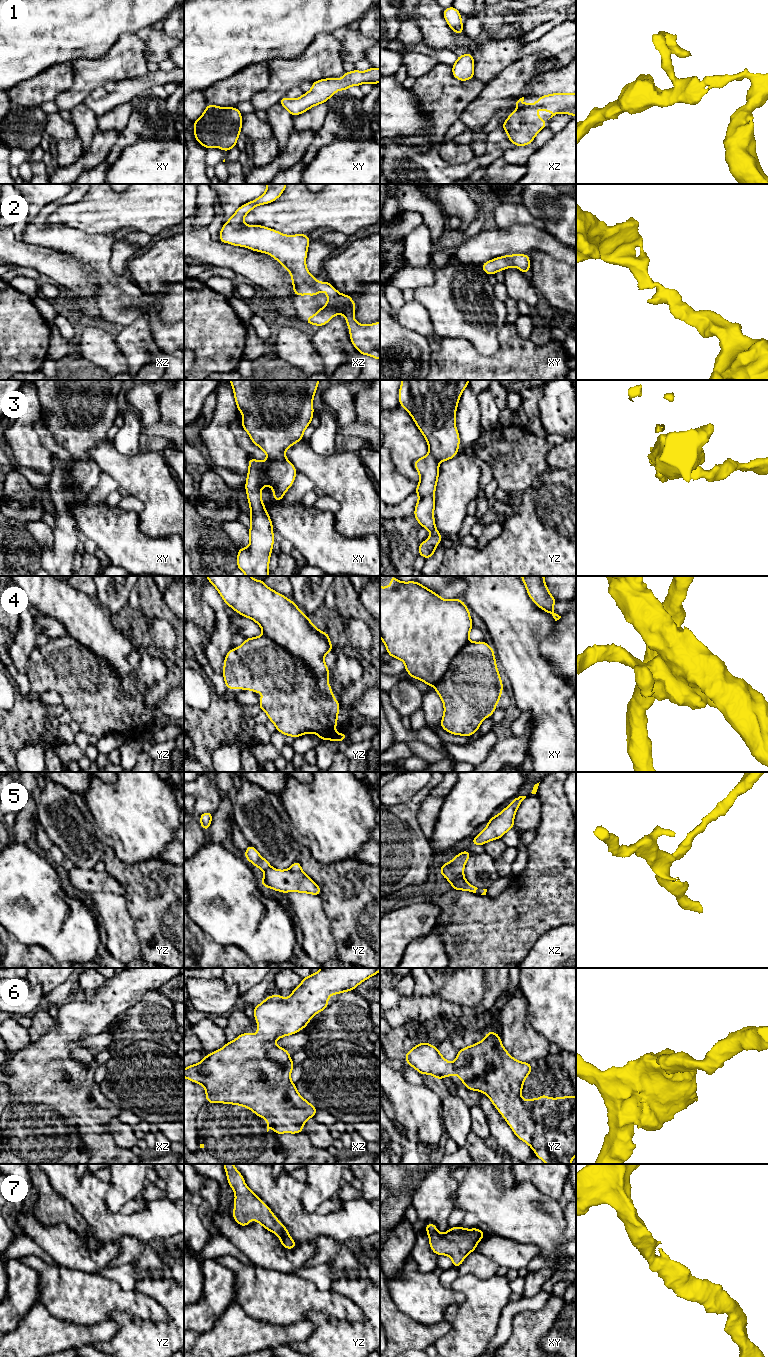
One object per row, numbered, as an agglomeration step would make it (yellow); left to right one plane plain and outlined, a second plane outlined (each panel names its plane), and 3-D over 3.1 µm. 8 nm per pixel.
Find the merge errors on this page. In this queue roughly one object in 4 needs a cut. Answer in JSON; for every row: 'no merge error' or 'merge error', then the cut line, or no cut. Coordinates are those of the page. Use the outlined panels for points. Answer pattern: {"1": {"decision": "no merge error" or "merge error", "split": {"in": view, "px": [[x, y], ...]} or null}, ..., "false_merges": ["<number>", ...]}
{"1": {"decision": "no merge error", "split": null}, "2": {"decision": "no merge error", "split": null}, "3": {"decision": "no merge error", "split": null}, "4": {"decision": "merge error", "split": {"in": "yz", "px": [[263, 634], [298, 657], [312, 673], [313, 687], [327, 692]]}}, "5": {"decision": "merge error", "split": {"in": "xz", "px": [[450, 862], [450, 870], [458, 878], [464, 880]]}}, "6": {"decision": "no merge error", "split": null}, "7": {"decision": "no merge error", "split": null}, "false_merges": ["4", "5"]}

